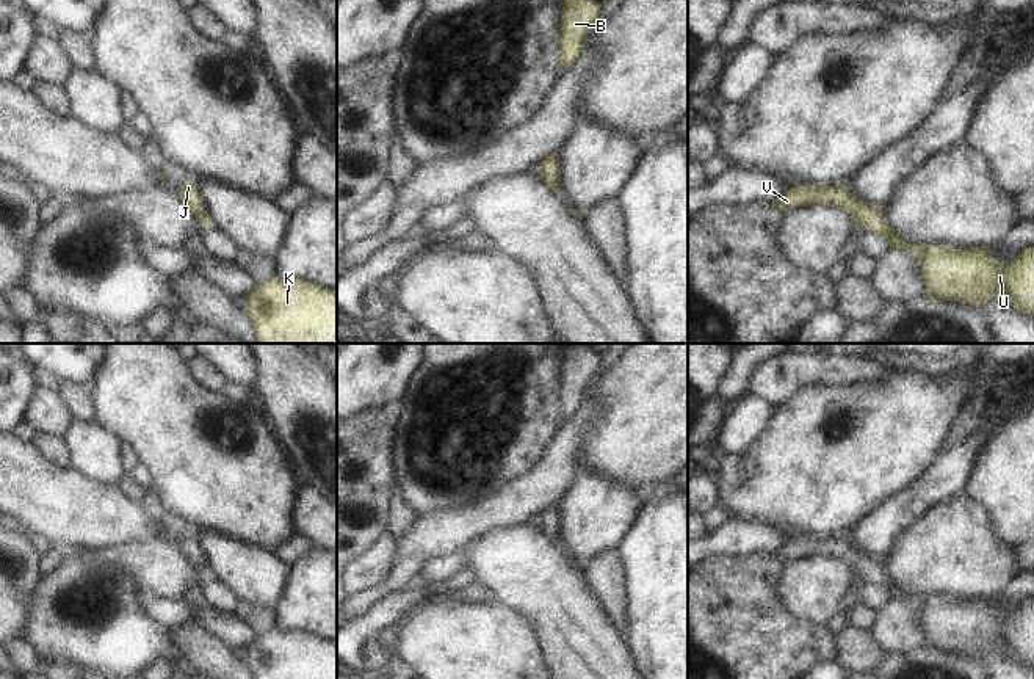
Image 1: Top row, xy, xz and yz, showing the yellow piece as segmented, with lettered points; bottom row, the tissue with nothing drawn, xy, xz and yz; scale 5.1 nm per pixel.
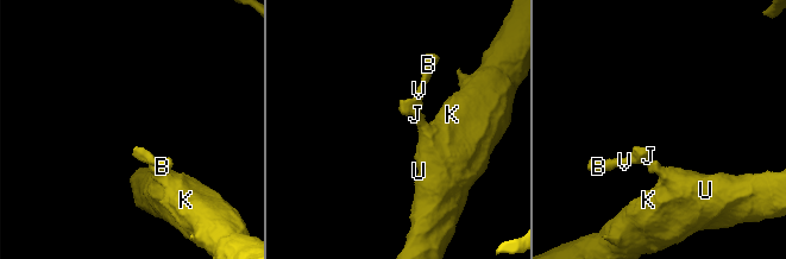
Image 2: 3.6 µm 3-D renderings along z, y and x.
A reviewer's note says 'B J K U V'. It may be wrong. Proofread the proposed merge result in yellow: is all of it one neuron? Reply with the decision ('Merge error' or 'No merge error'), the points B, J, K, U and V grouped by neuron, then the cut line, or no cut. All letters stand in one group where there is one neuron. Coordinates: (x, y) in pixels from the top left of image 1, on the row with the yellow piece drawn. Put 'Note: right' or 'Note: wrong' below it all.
No merge error. Groups: B J K U V. No split.
Note: right

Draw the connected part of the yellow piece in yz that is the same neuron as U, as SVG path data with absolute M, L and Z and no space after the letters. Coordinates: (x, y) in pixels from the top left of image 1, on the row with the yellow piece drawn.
M799 185L771 204L782 213L813 204L846 210L854 229L880 234L890 248L904 248L920 260L920 276L929 298L968 303L984 312L982 303L1004 290L1012 296L1015 310L1034 317L1034 246L1017 256L1012 265L1001 265L992 256L990 246L967 249L948 245L913 246L885 221L880 205L862 202L846 185Z

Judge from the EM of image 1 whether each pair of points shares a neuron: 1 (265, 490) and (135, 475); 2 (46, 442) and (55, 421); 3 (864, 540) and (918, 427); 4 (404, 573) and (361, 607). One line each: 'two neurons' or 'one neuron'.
1: two neurons
2: two neurons
3: two neurons
4: one neuron

